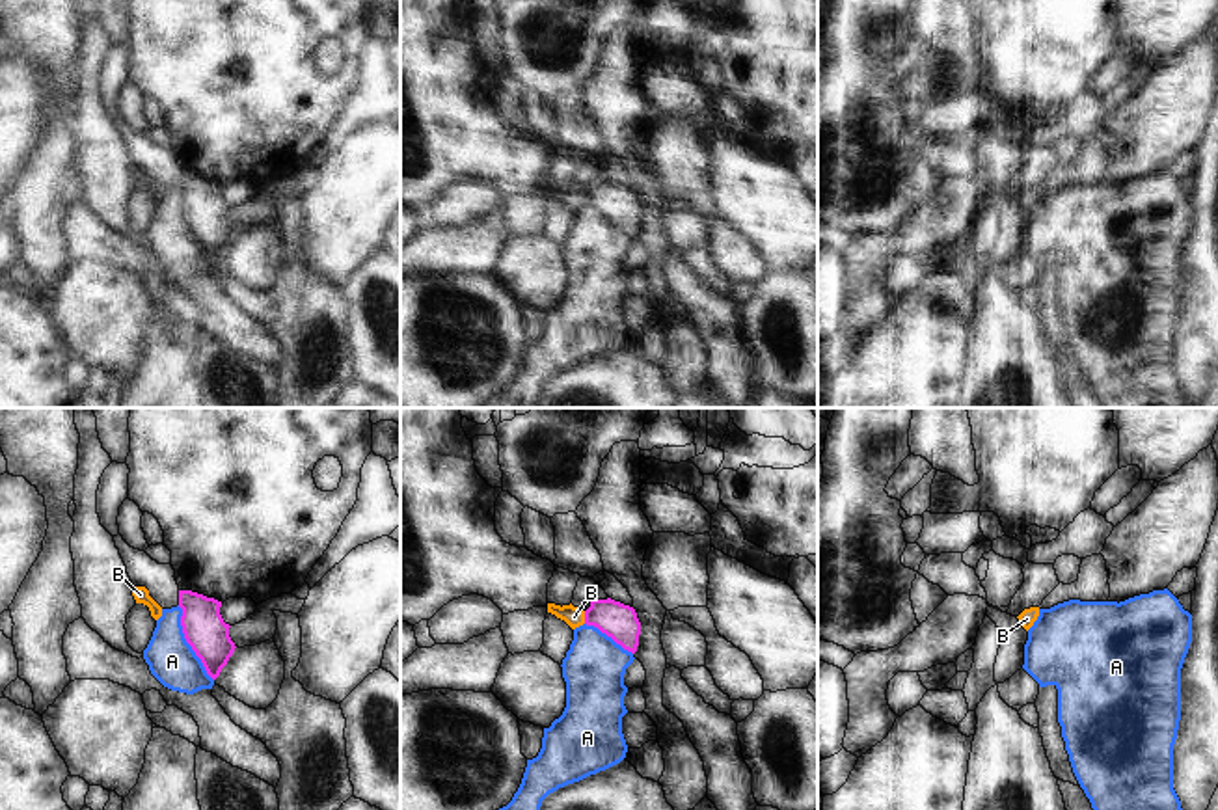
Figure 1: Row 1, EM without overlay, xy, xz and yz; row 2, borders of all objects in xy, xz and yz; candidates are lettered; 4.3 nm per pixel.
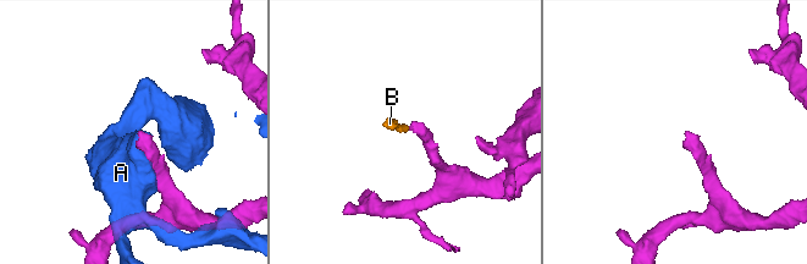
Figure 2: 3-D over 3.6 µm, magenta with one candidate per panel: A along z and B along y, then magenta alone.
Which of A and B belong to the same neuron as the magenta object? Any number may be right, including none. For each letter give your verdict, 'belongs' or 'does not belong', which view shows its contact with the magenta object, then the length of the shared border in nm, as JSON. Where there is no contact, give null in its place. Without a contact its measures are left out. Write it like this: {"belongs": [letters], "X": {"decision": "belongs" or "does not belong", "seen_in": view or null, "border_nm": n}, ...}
{"belongs": ["B"], "A": {"decision": "does not belong", "seen_in": "xy", "border_nm": 360}, "B": {"decision": "belongs", "seen_in": "xz", "border_nm": 60}}

